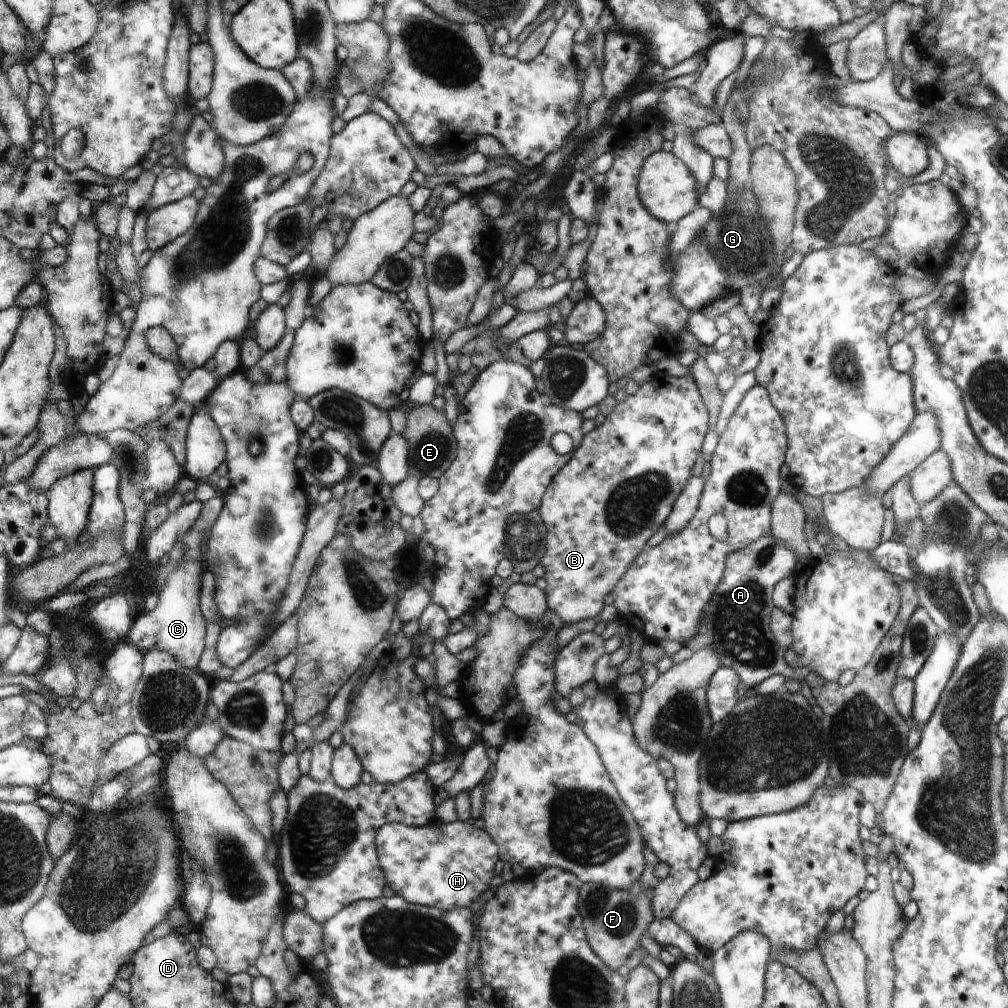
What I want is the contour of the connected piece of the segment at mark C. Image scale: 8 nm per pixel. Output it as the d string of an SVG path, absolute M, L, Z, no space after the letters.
M213 497L204 504L204 511L194 528L182 539L184 556L178 561L178 568L170 572L166 584L157 592L158 604L152 612L136 616L133 627L130 628L126 641L140 653L155 649L168 652L180 666L197 669L200 654L204 650L204 634L206 624L200 614L200 572L202 572L202 540L207 540L206 530L211 530L221 517L225 502L222 498Z

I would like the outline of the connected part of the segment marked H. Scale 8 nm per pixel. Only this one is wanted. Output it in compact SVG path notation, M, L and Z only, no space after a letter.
M469 821L452 823L452 832L396 832L396 823L387 823L377 833L377 852L380 854L382 869L385 870L386 880L389 881L390 888L398 896L402 896L412 904L420 904L438 909L452 910L452 908L470 908L472 904L478 904L486 892L490 892L490 884L494 884L494 872L498 872L498 864L502 864L501 852L498 844L486 833L486 828L476 828Z

